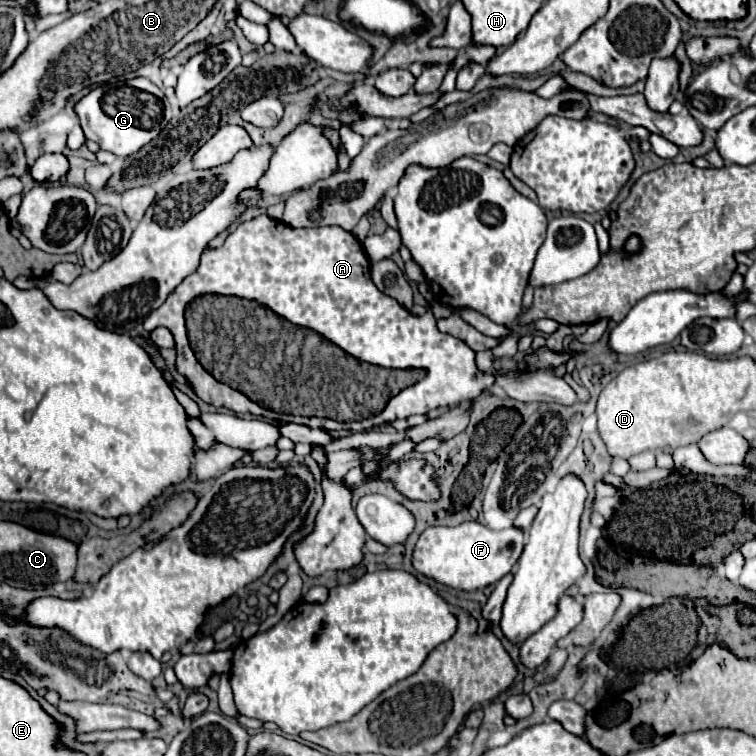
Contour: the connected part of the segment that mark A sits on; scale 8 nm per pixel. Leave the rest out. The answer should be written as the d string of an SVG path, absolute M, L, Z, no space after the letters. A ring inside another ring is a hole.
M259 215L251 221L241 223L223 243L223 247L219 249L205 249L201 255L201 265L199 269L189 275L171 295L169 299L155 309L143 323L145 329L153 331L157 327L167 327L173 337L175 337L175 347L177 347L177 371L191 383L195 395L199 399L203 399L205 403L211 403L215 407L225 407L237 413L253 413L259 417L265 417L269 421L281 421L281 423L303 423L309 427L319 427L319 429L327 429L327 431L352 431L362 432L387 423L387 421L395 421L395 419L403 419L409 415L417 415L417 413L429 413L437 407L445 407L445 405L455 405L461 401L471 401L473 397L477 397L481 391L487 391L493 387L493 375L491 373L479 373L477 365L475 365L475 353L459 339L441 333L437 329L437 321L433 317L431 311L427 311L423 317L411 315L405 307L401 307L395 299L387 297L385 293L381 293L375 283L371 281L369 275L369 259L363 251L363 245L359 247L359 239L353 237L353 233L341 229L341 227L313 227L313 229L293 229L281 221L275 221L267 215ZM201 295L233 295L233 297L241 297L241 299L253 299L259 301L263 305L267 305L269 309L273 309L277 315L285 317L287 321L295 323L295 325L303 325L309 327L313 331L317 331L319 335L323 335L325 339L329 339L331 343L335 343L337 347L341 347L343 351L347 351L349 355L353 355L355 359L361 361L369 361L373 365L379 367L393 367L393 369L423 369L425 377L421 381L417 381L411 387L405 387L397 397L392 397L385 409L373 417L363 419L361 421L351 421L349 423L333 421L333 419L319 419L319 417L293 417L293 415L281 415L275 411L269 411L265 407L259 407L257 403L253 403L247 395L243 395L241 391L217 381L211 373L207 373L201 363L197 361L197 357L193 355L191 347L189 347L189 339L187 339L187 329L185 329L185 309L187 305Z

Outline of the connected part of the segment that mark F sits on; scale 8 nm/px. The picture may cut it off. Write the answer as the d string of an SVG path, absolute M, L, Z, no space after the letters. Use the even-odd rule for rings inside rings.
M467 521L457 527L427 527L415 543L413 569L441 585L461 591L475 591L497 583L503 575L507 575L521 551L523 531L517 527L493 531L477 521Z

